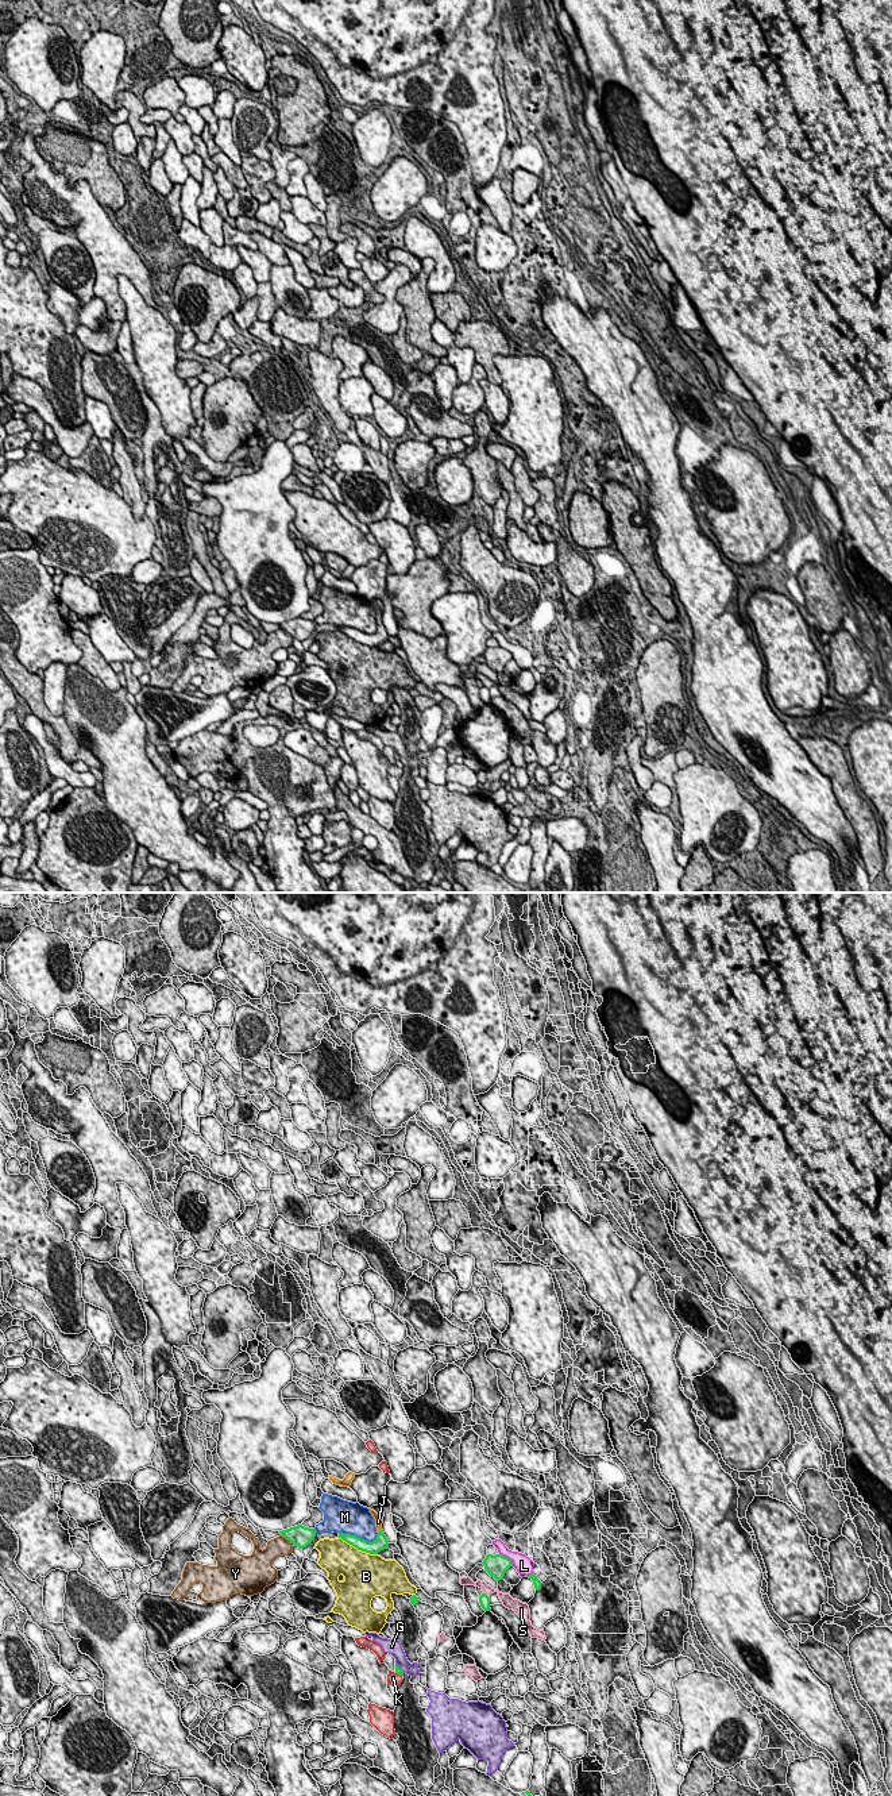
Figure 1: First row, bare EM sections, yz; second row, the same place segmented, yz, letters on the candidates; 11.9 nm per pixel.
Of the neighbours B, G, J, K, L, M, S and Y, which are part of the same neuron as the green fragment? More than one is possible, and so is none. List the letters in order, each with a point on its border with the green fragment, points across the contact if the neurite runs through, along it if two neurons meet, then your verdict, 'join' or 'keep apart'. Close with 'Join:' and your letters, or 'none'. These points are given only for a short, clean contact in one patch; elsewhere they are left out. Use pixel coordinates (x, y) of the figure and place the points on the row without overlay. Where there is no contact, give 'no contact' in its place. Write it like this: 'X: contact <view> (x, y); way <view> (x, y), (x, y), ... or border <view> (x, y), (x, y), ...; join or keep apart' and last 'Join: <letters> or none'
B: contact yz (358, 642); keep apart
G: contact yz (400, 760); keep apart
J: contact yz (379, 624); way yz (381, 635), (379, 624), (378, 615); join
K: contact yz (398, 766); keep apart
L: contact yz (506, 650); border yz (499, 646), (506, 648), (513, 658); keep apart
M: contact yz (360, 631); keep apart
S: contact yz (486, 688); keep apart
Y: contact yz (288, 631); keep apart
Join: J

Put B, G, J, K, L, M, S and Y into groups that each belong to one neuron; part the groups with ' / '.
B / G / J / K L / M / S / Y

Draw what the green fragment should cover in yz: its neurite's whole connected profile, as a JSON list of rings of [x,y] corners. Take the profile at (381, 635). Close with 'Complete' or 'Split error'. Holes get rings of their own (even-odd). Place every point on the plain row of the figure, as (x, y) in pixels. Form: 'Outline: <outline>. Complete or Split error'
Outline: [[[370,601],[370,605],[372,606],[375,612],[375,620],[378,625],[375,633],[367,635],[356,628],[343,627],[343,625],[339,625],[339,631],[352,637],[358,643],[362,643],[370,647],[378,647],[381,643],[389,641],[389,633],[382,623],[383,613],[379,610],[379,608],[374,602]]]. Split error

